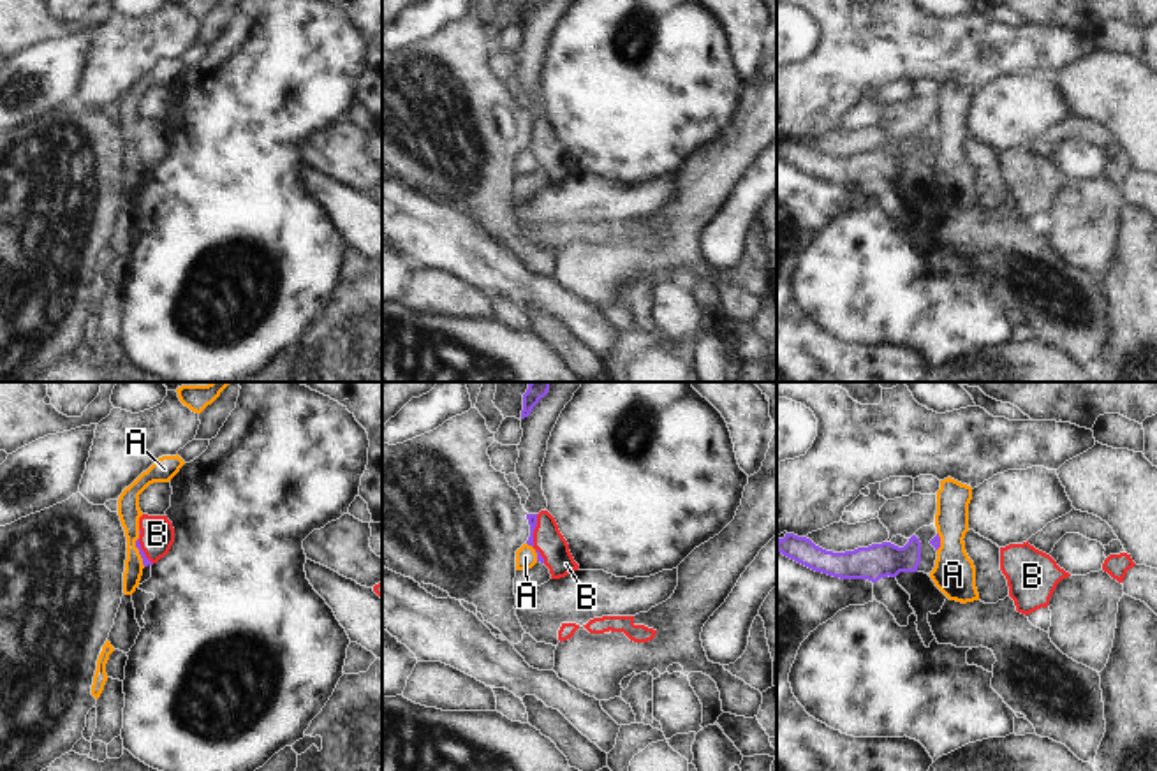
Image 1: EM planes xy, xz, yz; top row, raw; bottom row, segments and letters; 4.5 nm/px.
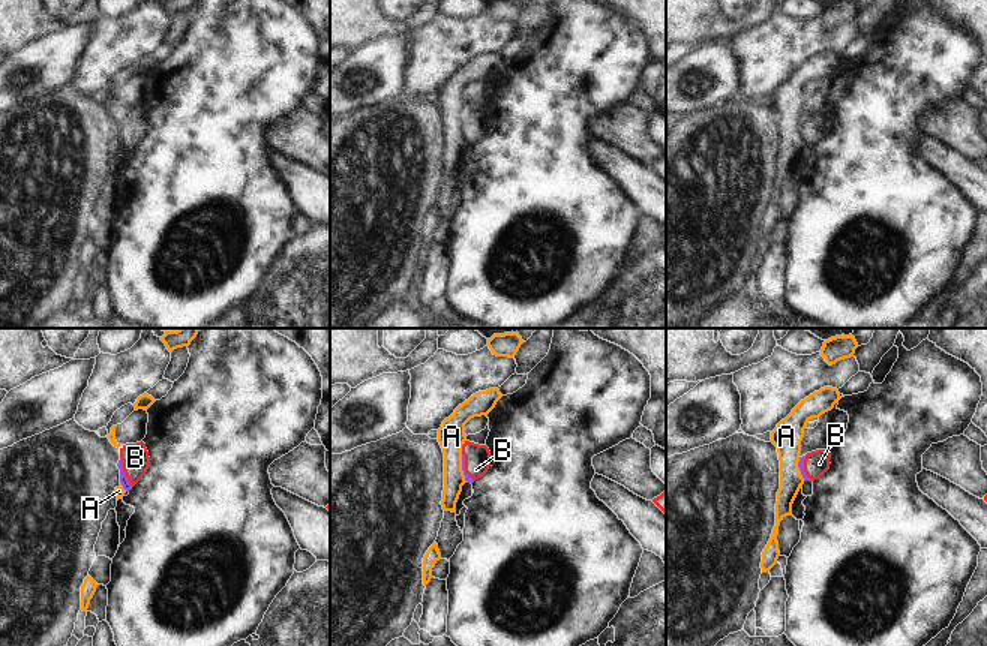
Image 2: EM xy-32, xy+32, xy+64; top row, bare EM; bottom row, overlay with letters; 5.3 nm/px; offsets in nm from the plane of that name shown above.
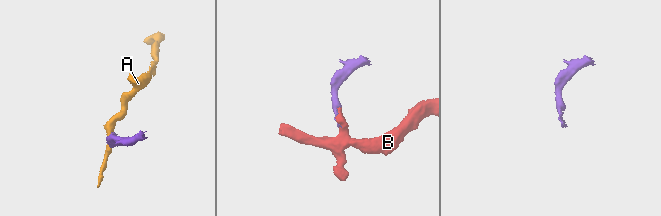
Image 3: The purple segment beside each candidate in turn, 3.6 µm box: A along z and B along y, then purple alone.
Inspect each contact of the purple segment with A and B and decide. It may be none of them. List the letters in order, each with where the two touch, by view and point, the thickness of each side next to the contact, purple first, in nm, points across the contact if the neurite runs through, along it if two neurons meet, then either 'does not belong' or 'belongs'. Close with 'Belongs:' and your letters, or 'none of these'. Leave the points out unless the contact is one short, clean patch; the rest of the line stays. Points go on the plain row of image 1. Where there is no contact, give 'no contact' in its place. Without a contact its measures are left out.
A: xy (140, 157) | 40/100 nm | along xy (138, 143), (136, 154), (145, 171) | does not belong
B: xz (532, 145) | 50/140 nm | across xz (532, 124), (532, 145), (548, 146) | belongs
Belongs: B

